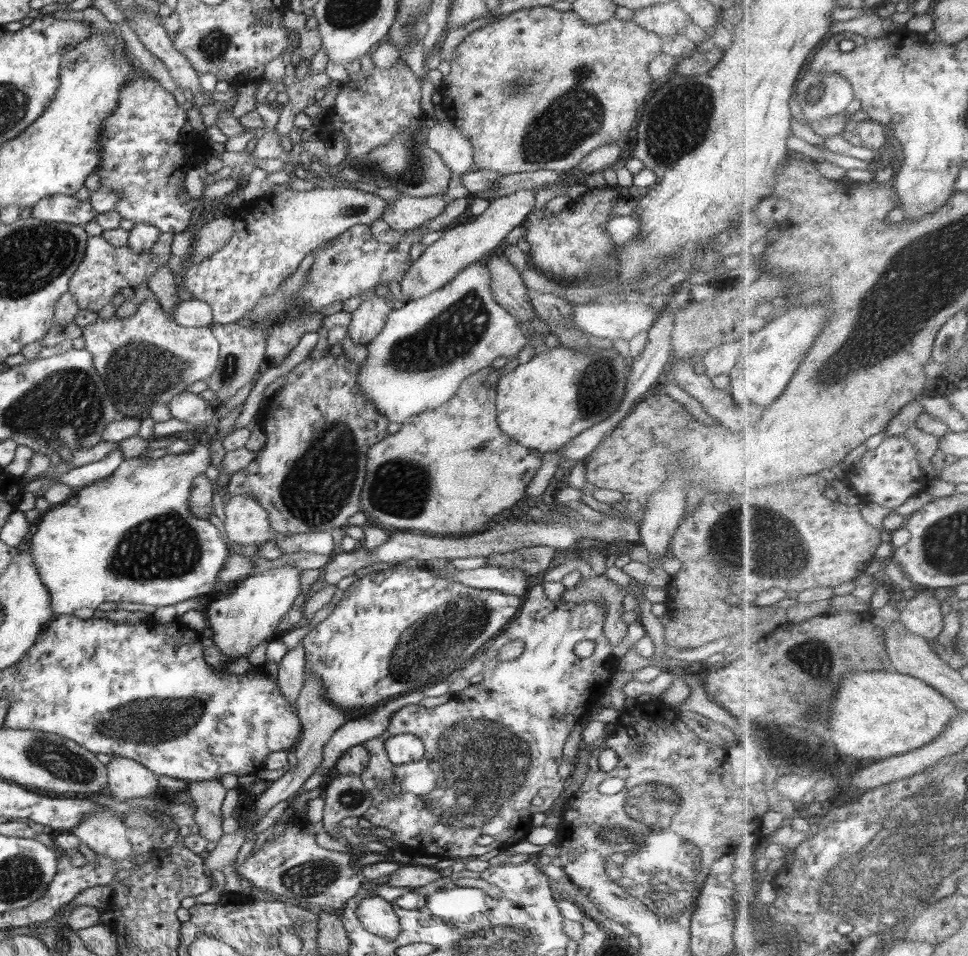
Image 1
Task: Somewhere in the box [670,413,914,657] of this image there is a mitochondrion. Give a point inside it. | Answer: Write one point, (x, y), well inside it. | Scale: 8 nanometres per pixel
(729, 539)

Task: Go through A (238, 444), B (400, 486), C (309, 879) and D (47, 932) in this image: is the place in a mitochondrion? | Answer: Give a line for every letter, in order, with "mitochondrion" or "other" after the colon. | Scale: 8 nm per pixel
A: other
B: mitochondrion
C: mitochondrion
D: other

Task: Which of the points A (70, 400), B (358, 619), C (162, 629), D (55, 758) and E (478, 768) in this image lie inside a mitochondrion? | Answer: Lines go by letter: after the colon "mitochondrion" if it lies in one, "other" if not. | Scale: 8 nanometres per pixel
A: mitochondrion
B: other
C: other
D: mitochondrion
E: mitochondrion

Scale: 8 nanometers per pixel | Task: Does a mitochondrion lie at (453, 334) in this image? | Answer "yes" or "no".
yes

